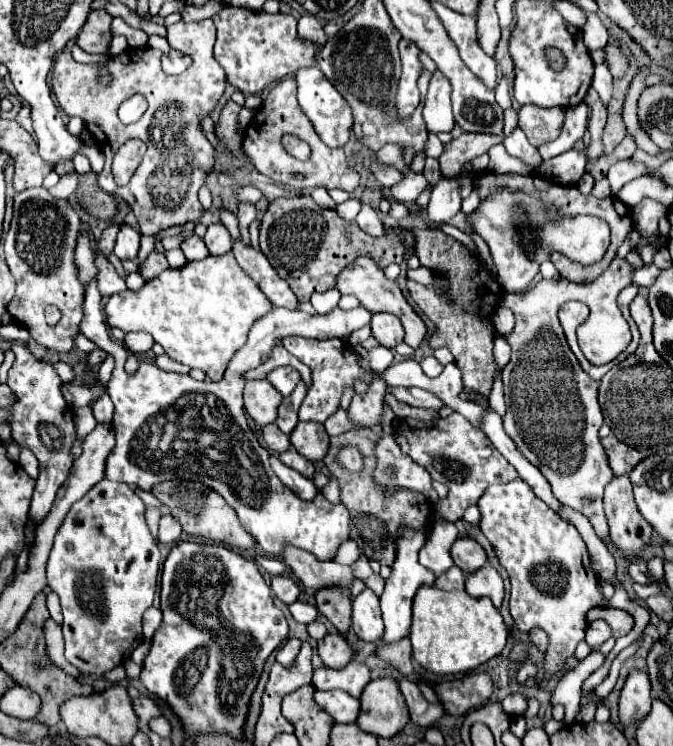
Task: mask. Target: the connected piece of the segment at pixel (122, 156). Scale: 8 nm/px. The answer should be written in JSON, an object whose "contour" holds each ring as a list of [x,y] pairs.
{"contour":[[[129,139],[125,141],[114,155],[112,172],[117,185],[127,185],[133,169],[141,163],[141,157],[145,153],[145,143],[141,139]]]}

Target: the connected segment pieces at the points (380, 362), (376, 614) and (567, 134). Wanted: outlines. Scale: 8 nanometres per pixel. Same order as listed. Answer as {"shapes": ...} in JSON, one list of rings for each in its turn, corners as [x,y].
{"shapes":[[[[379,345],[379,349],[377,349],[377,351],[373,351],[371,355],[373,355],[373,365],[377,365],[377,367],[379,367],[379,371],[387,369],[387,367],[393,363],[393,353],[391,353],[389,349],[381,347],[381,345]]],[[[365,589],[353,599],[353,631],[363,641],[379,641],[383,637],[379,597],[371,589]]],[[[585,103],[575,105],[573,109],[567,109],[565,111],[565,125],[561,129],[561,135],[555,141],[539,147],[541,157],[549,159],[549,157],[555,157],[557,153],[569,151],[573,147],[573,143],[583,137],[585,129],[587,129],[587,119],[589,119],[589,109],[587,109]]]]}

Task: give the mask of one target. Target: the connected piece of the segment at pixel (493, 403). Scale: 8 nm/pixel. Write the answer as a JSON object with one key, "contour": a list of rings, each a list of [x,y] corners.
{"contour":[[[497,379],[495,381],[495,387],[493,387],[493,393],[489,395],[489,407],[495,409],[501,417],[505,415],[505,401],[503,401],[503,385],[501,381]]]}

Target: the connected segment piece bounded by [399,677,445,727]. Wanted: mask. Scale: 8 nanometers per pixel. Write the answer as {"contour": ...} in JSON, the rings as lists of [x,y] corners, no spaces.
{"contour":[[[403,677],[403,679],[399,679],[399,689],[409,705],[409,713],[411,713],[413,723],[417,723],[421,727],[431,727],[443,717],[443,713],[445,713],[443,707],[427,703],[427,699],[421,695],[415,681]]]}

